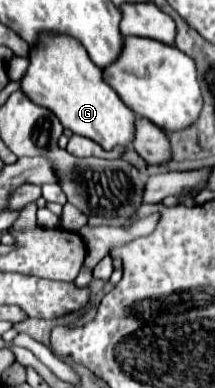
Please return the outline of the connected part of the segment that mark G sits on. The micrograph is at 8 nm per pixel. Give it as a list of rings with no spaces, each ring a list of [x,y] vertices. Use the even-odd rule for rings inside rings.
[[[45,37],[37,49],[29,49],[29,67],[25,75],[21,77],[21,91],[25,97],[29,97],[35,105],[45,107],[53,111],[53,115],[61,121],[65,129],[69,129],[75,135],[83,135],[87,139],[93,139],[103,149],[113,149],[115,145],[129,147],[133,133],[135,133],[135,113],[119,99],[119,95],[103,81],[101,69],[89,61],[89,55],[85,53],[83,45],[77,45],[73,37]]]

